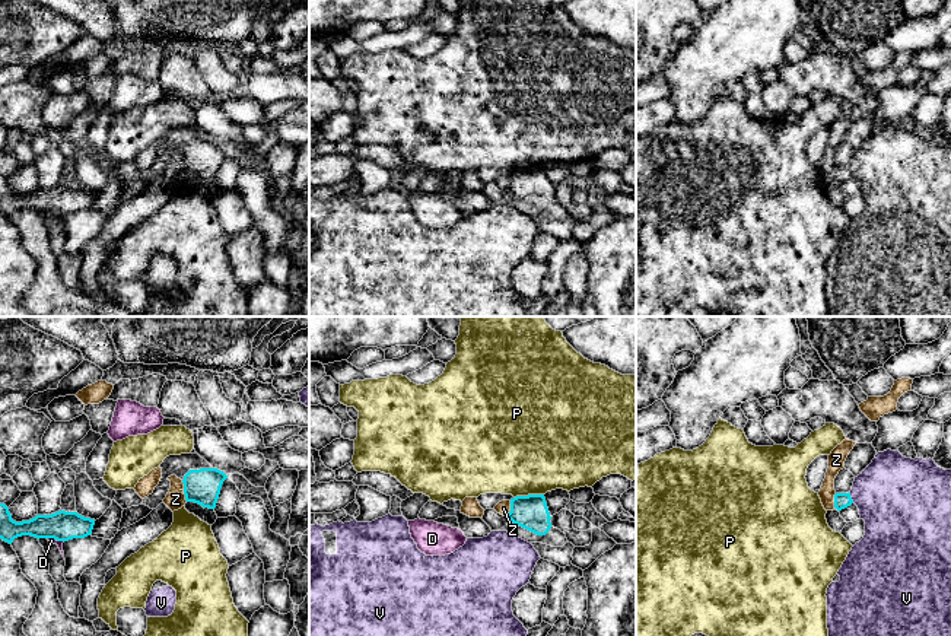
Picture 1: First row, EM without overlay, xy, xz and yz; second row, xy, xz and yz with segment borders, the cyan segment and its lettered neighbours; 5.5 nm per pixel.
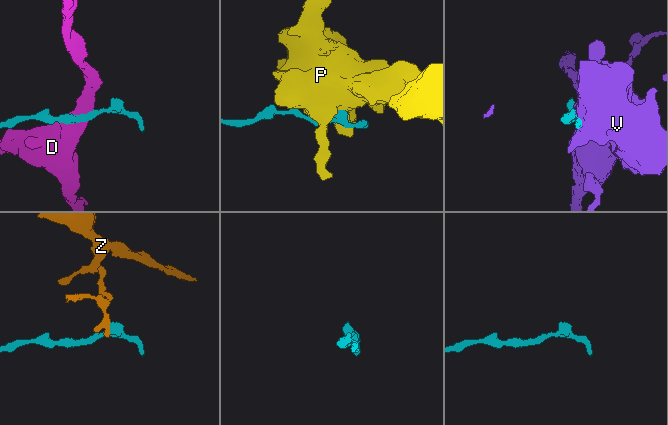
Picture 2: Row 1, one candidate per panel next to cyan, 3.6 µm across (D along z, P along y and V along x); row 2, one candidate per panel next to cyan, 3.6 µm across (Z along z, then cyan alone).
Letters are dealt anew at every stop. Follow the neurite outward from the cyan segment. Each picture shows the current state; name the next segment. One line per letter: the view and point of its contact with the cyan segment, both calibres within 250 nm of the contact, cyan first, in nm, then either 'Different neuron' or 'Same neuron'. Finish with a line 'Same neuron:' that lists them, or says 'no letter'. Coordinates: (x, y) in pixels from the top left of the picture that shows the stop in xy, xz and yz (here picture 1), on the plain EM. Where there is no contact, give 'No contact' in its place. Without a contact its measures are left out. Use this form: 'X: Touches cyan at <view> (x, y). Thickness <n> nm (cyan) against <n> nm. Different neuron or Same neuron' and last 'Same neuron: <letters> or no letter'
D: Touches cyan at xy (56, 212). Thickness 160 nm (cyan) against 30 nm. Different neuron
P: Touches cyan at xz (528, 168). Thickness 190 nm (cyan) against 500 nm. Different neuron
V: Touches cyan at yz (851, 171). Thickness 90 nm (cyan) against 440 nm. Different neuron
Z: Touches cyan at xy (184, 164). Thickness 190 nm (cyan) against 110 nm. Different neuron
Same neuron: no letter

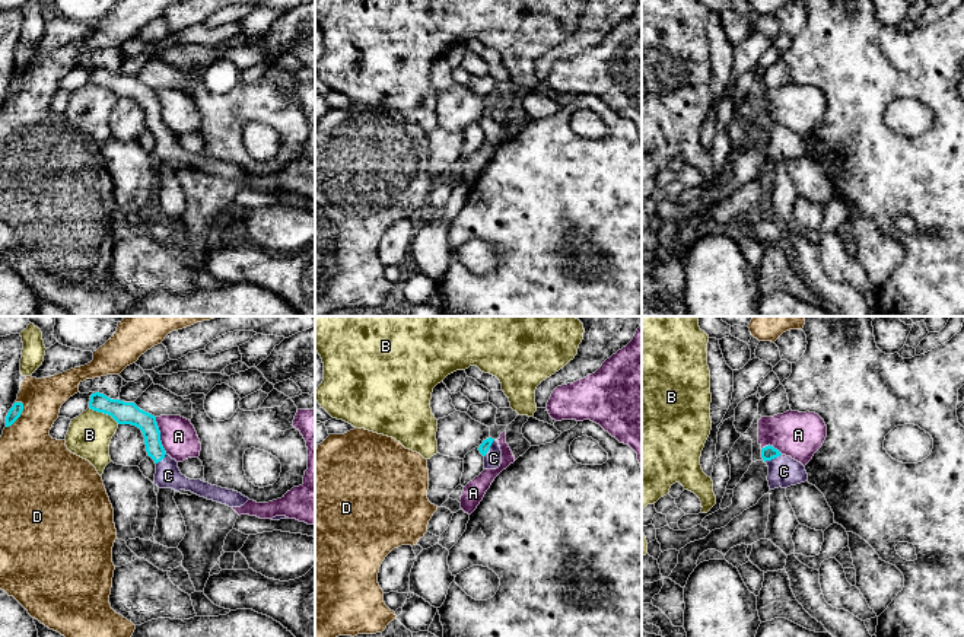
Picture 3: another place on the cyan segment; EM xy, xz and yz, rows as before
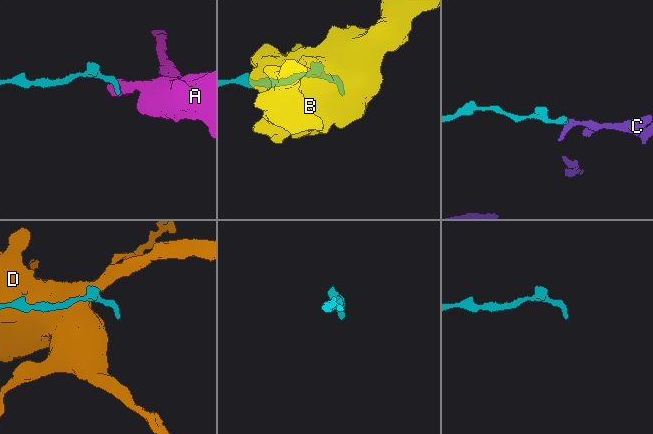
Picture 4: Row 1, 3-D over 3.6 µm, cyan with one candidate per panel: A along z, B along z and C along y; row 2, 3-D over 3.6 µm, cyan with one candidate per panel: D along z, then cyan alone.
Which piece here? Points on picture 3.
A: Touches cyan at xy (159, 110). Thickness 130 nm (cyan) against 200 nm. Different neuron
B: Touches cyan at xy (104, 86). Thickness 130 nm (cyan) against 240 nm. Different neuron
C: Touches cyan at xz (489, 121). Thickness 60 nm (cyan) against 100 nm. Same neuron
D: Touches cyan at xy (19, 89). Thickness 70 nm (cyan) against 340 nm. Different neuron
Same neuron: C

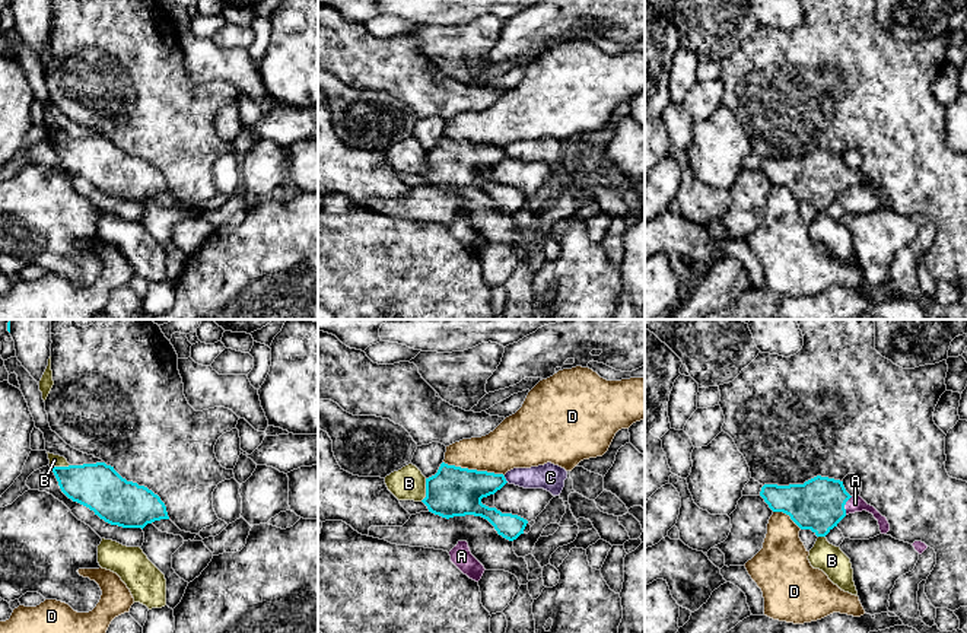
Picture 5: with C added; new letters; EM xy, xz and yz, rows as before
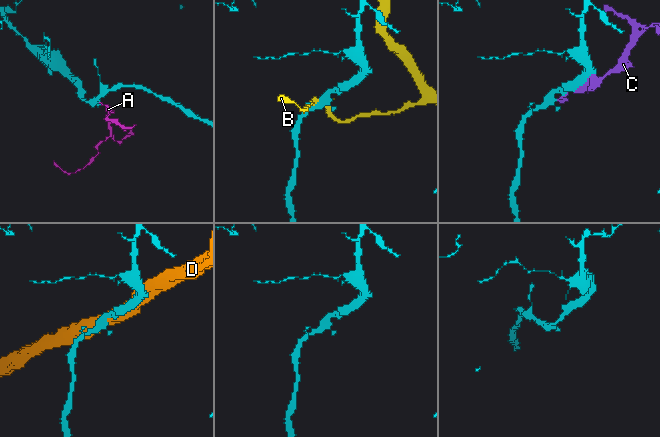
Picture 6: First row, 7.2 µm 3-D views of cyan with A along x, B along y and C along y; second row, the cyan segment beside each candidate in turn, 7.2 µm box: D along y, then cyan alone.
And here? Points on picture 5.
A: Touches cyan at yz (845, 177). Thickness 280 nm (cyan) against 90 nm. Same neuron
B: Touches cyan at xz (426, 164). Thickness 280 nm (cyan) against 180 nm. Different neuron
C: Touches cyan at xz (505, 152). Thickness 240 nm (cyan) against 150 nm. Different neuron
D: Touches cyan at xz (474, 143). Thickness 280 nm (cyan) against 260 nm. Different neuron
Same neuron: A

